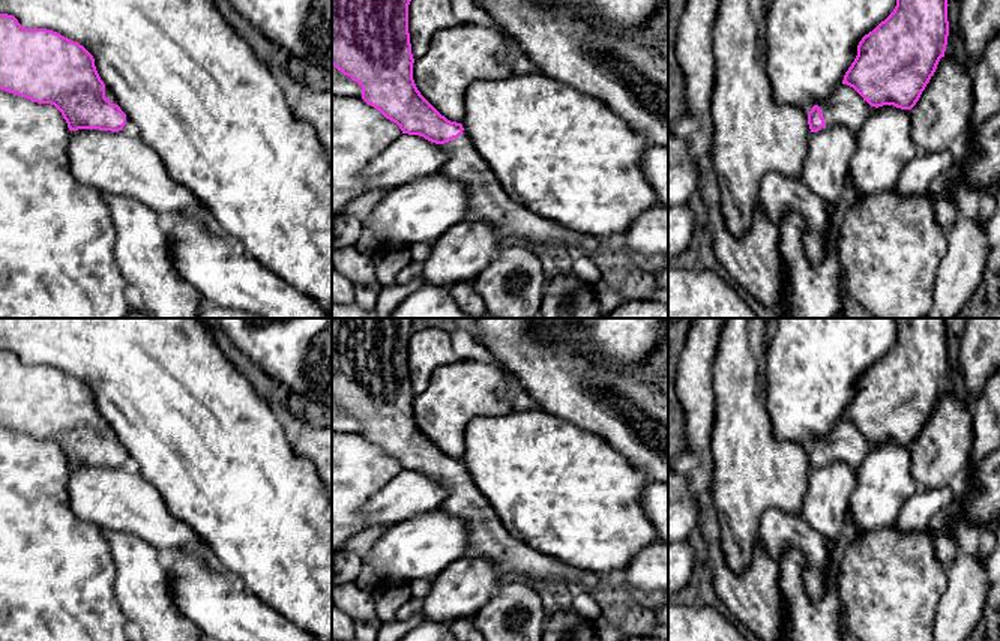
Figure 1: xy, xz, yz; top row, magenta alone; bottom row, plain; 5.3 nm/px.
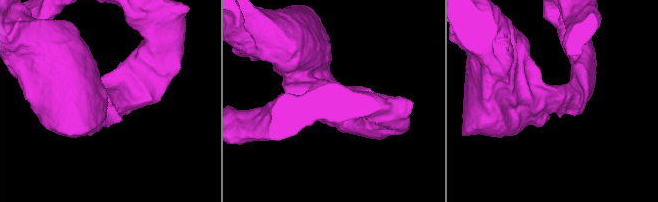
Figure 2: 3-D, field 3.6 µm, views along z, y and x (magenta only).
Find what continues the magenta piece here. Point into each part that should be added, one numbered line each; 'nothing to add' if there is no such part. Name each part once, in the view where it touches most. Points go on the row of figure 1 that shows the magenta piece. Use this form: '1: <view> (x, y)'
1: yz (844, 105)

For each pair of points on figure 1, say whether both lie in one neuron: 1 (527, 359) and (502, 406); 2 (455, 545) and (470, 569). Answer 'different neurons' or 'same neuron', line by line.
1: different neurons
2: different neurons

